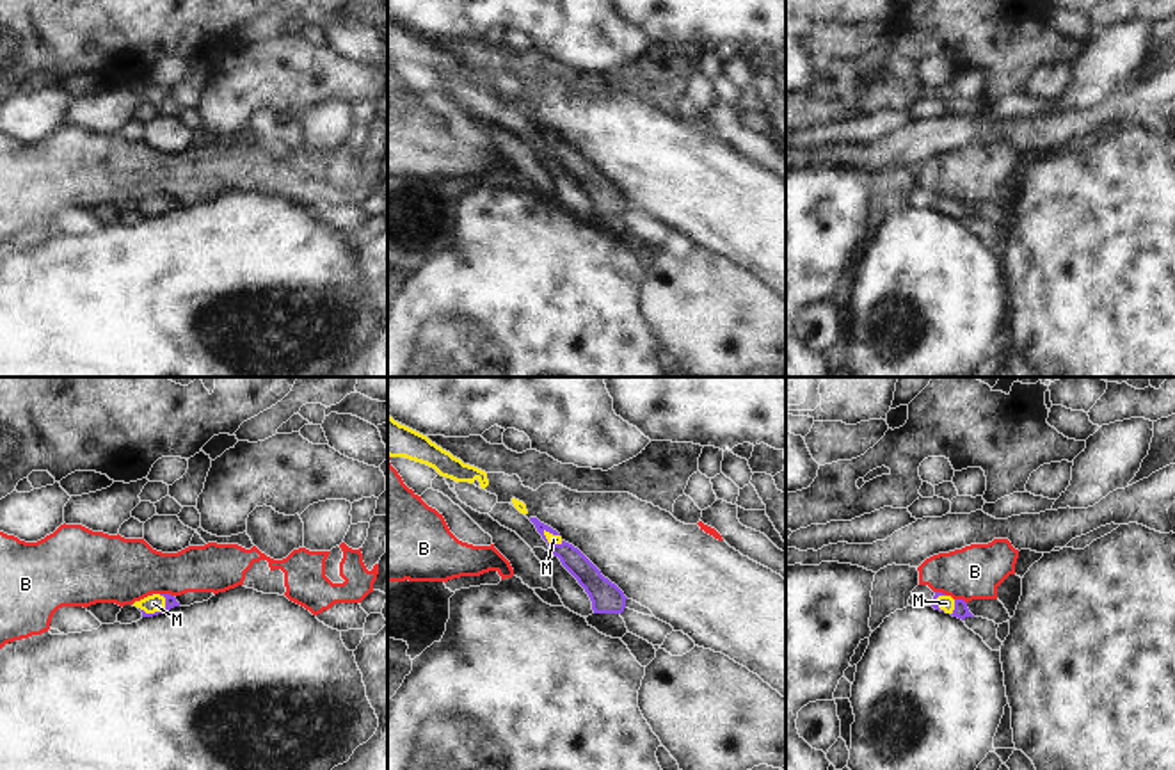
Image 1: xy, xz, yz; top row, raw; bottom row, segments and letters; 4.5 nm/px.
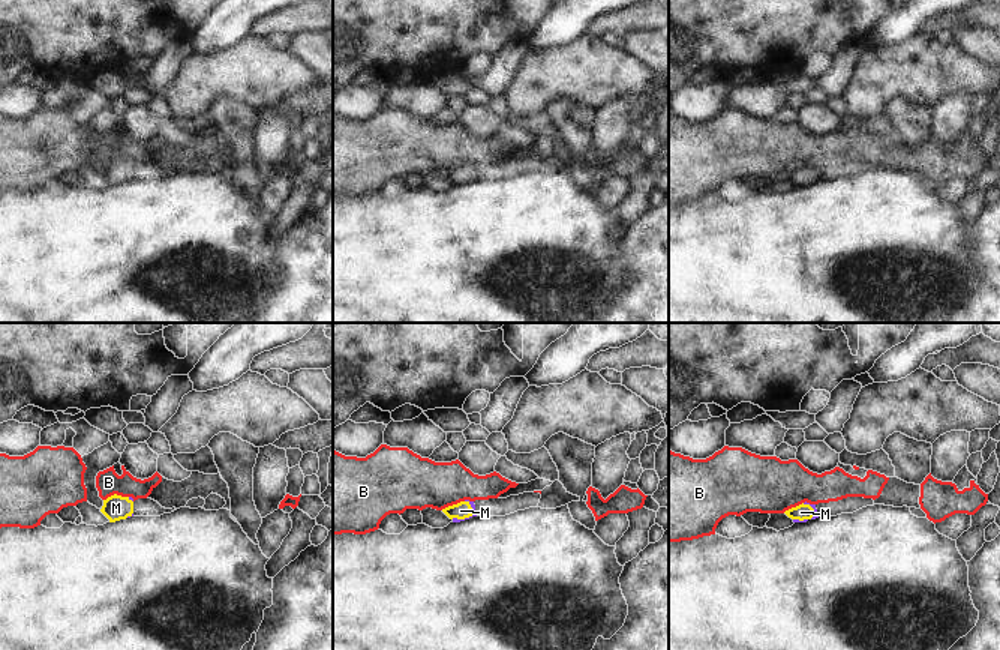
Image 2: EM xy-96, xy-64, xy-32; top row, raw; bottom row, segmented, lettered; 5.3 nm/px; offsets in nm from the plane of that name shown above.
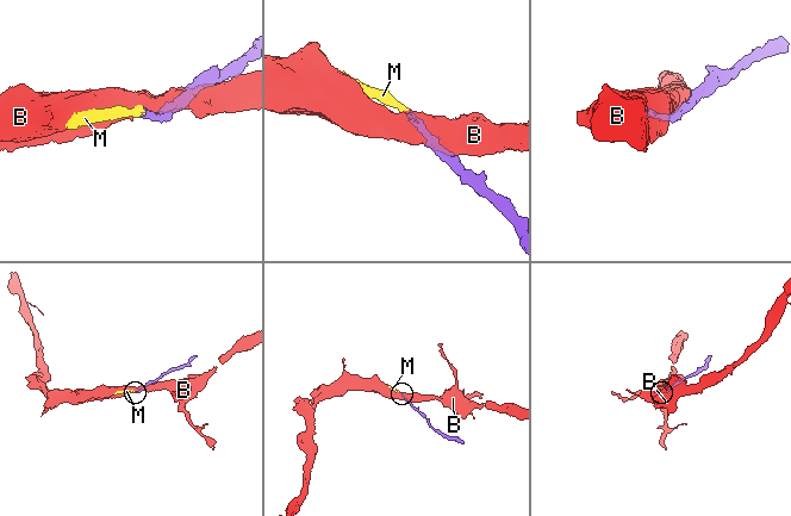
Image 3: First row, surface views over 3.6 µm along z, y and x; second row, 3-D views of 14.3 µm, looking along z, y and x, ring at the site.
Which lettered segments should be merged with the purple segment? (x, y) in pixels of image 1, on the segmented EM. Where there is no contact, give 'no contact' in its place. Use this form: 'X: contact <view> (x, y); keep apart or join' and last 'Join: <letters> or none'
B: contact xy (167, 594); keep apart
M: contact xy (155, 612); join
Join: M

